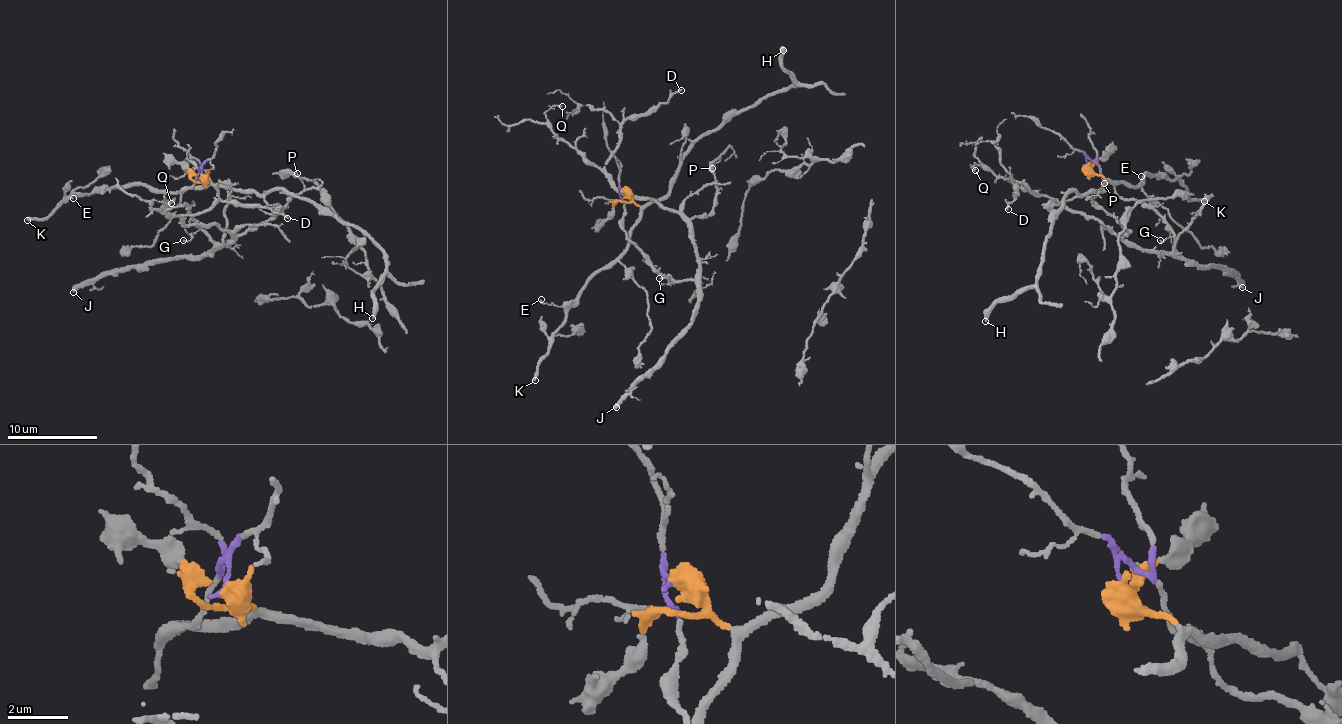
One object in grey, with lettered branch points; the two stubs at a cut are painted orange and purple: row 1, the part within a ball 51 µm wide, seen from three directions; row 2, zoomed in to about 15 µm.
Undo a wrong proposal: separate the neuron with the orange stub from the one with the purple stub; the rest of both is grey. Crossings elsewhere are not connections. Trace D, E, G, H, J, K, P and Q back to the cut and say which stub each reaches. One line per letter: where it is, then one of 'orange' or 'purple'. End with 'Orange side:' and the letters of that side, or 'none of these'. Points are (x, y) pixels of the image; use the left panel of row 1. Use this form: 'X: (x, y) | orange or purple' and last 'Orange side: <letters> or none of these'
D: (287, 218) | purple
E: (73, 198) | orange
G: (183, 240) | purple
H: (372, 318) | orange
J: (73, 292) | purple
K: (27, 220) | orange
P: (297, 173) | purple
Q: (171, 203) | purple
Orange side: E, H, K

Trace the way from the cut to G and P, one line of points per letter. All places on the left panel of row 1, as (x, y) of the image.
G: (201, 176), (199, 168), (195, 182), (181, 194), (178, 204), (186, 206), (199, 228), (188, 241), (182, 239)
P: (201, 176), (199, 168), (178, 204), (184, 203), (217, 244), (229, 245), (304, 191), (297, 173)

